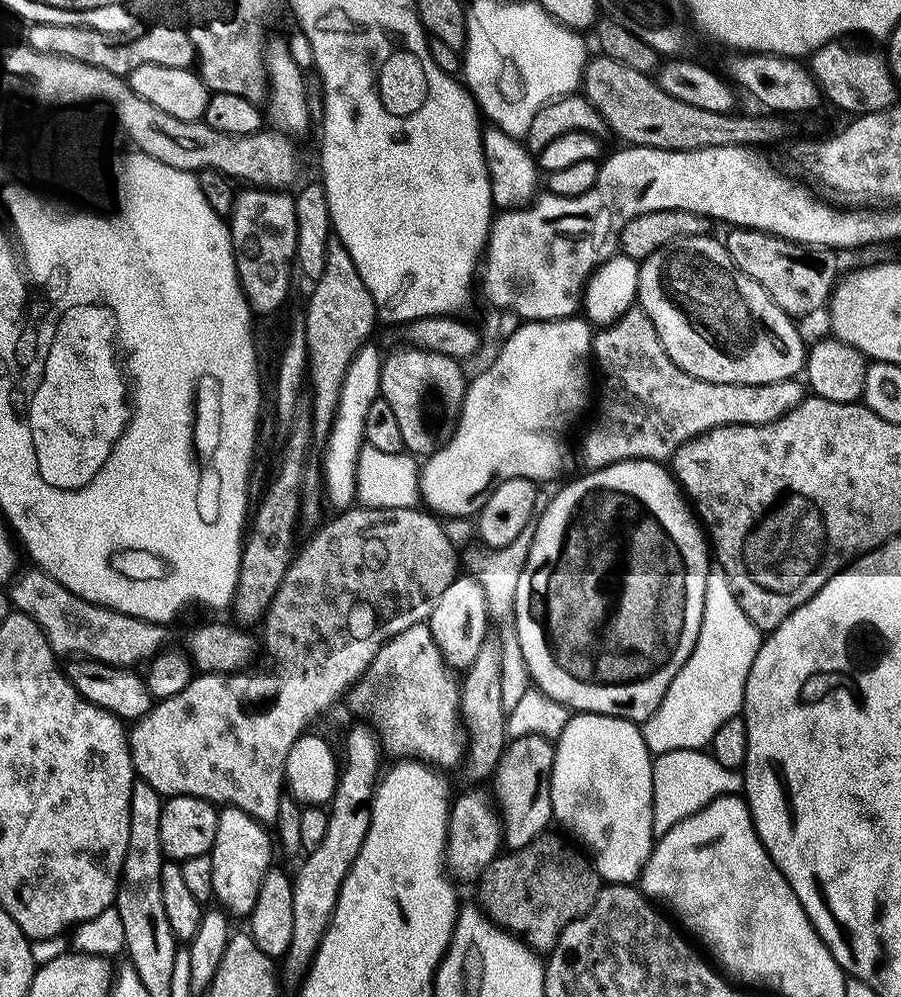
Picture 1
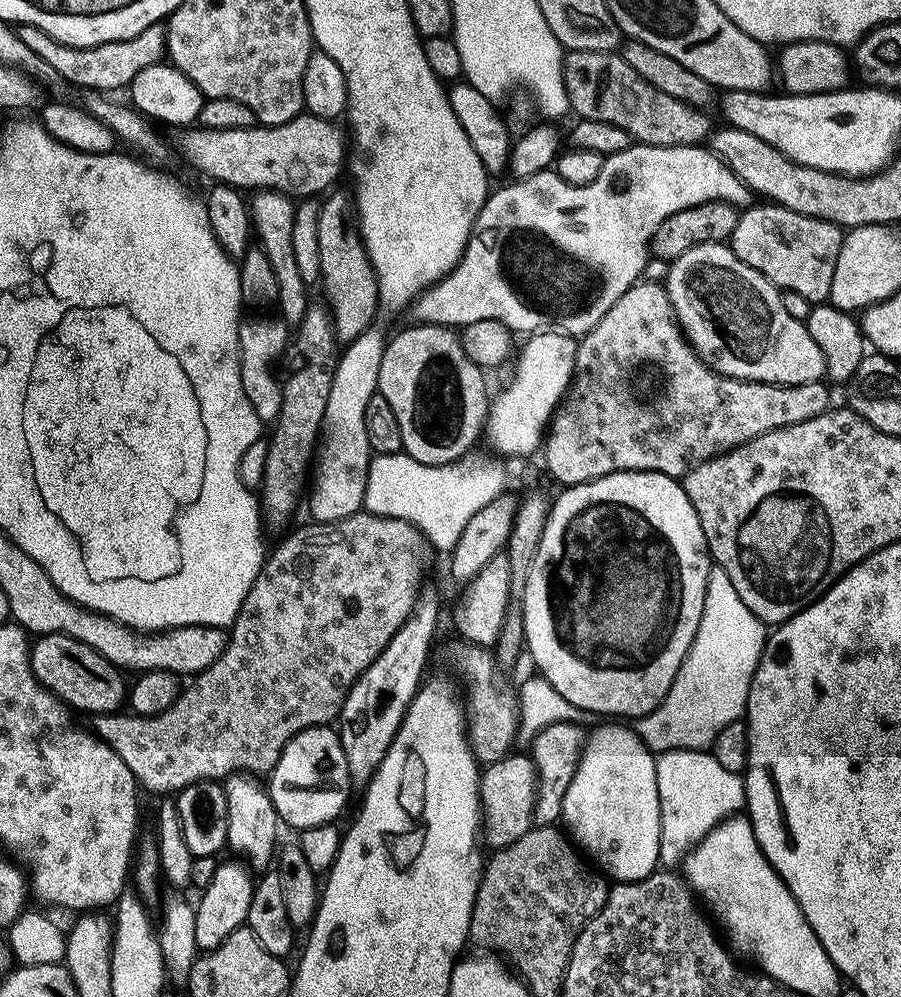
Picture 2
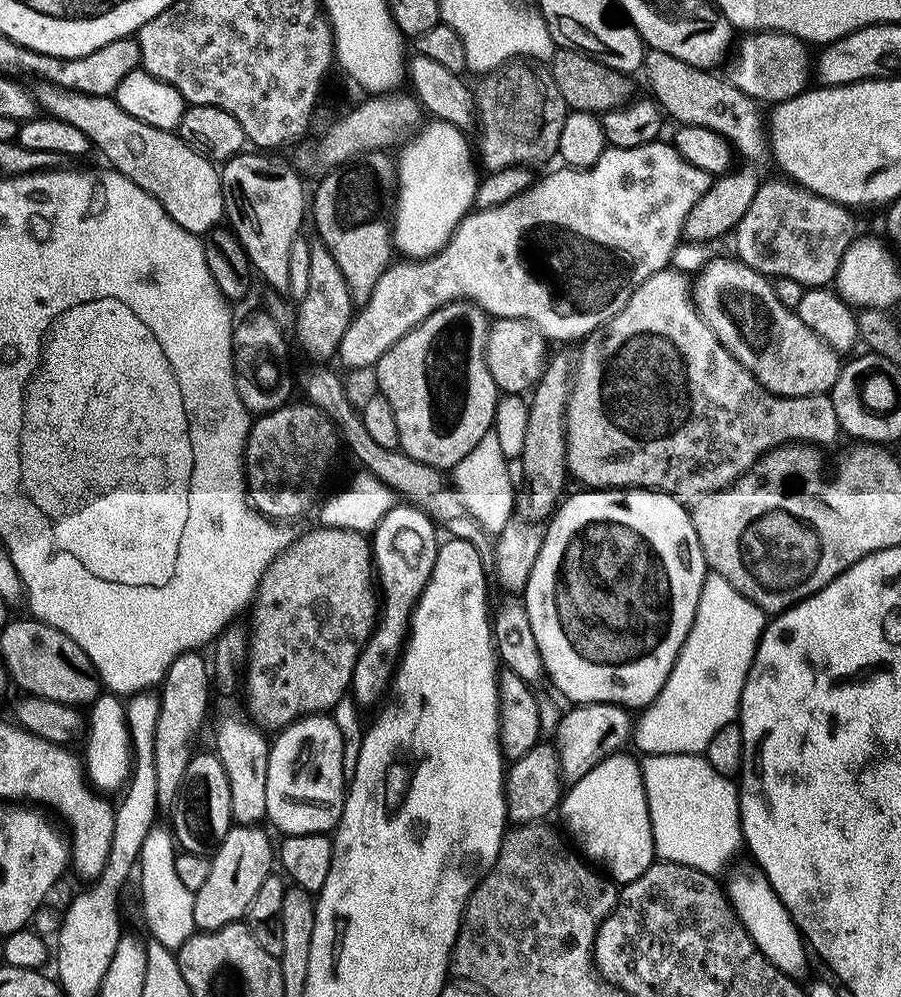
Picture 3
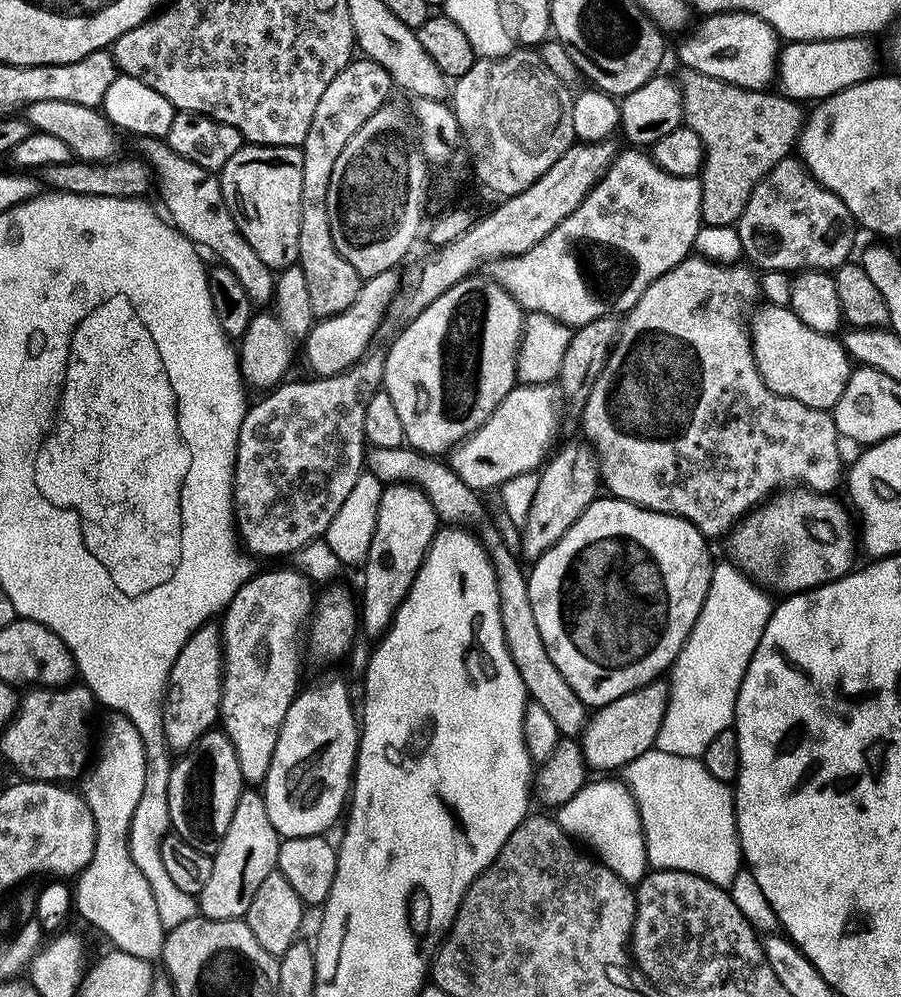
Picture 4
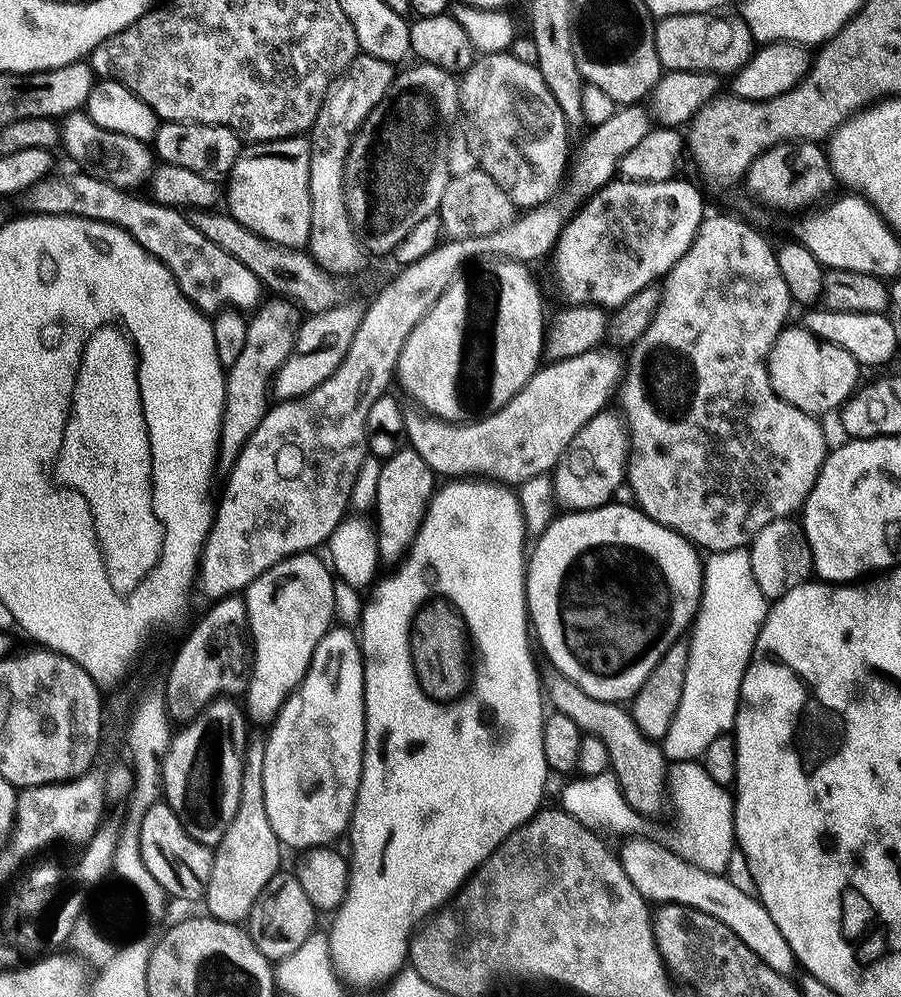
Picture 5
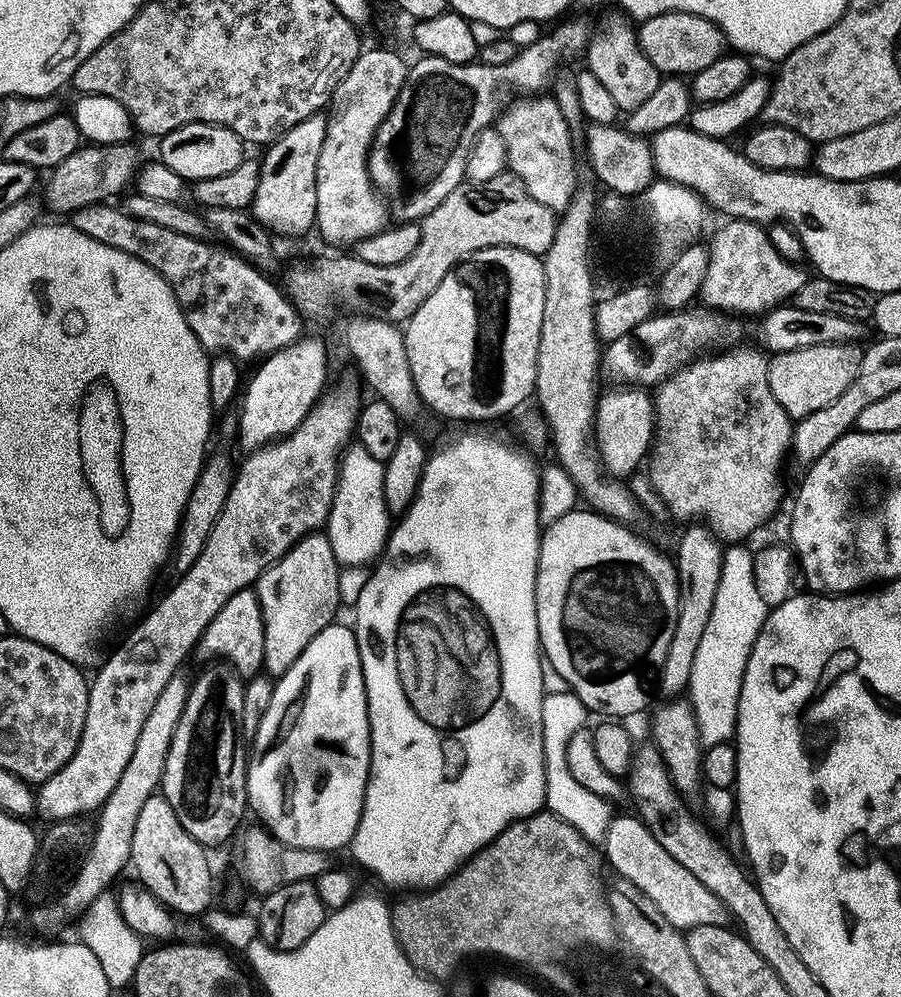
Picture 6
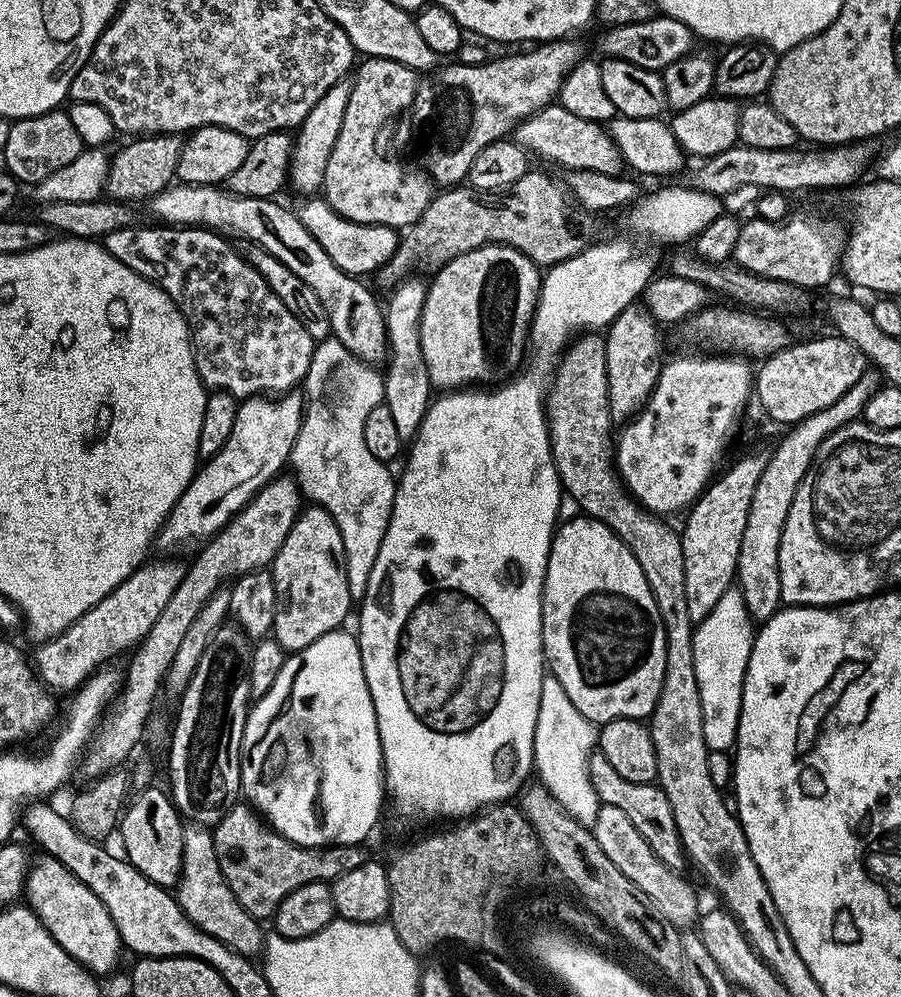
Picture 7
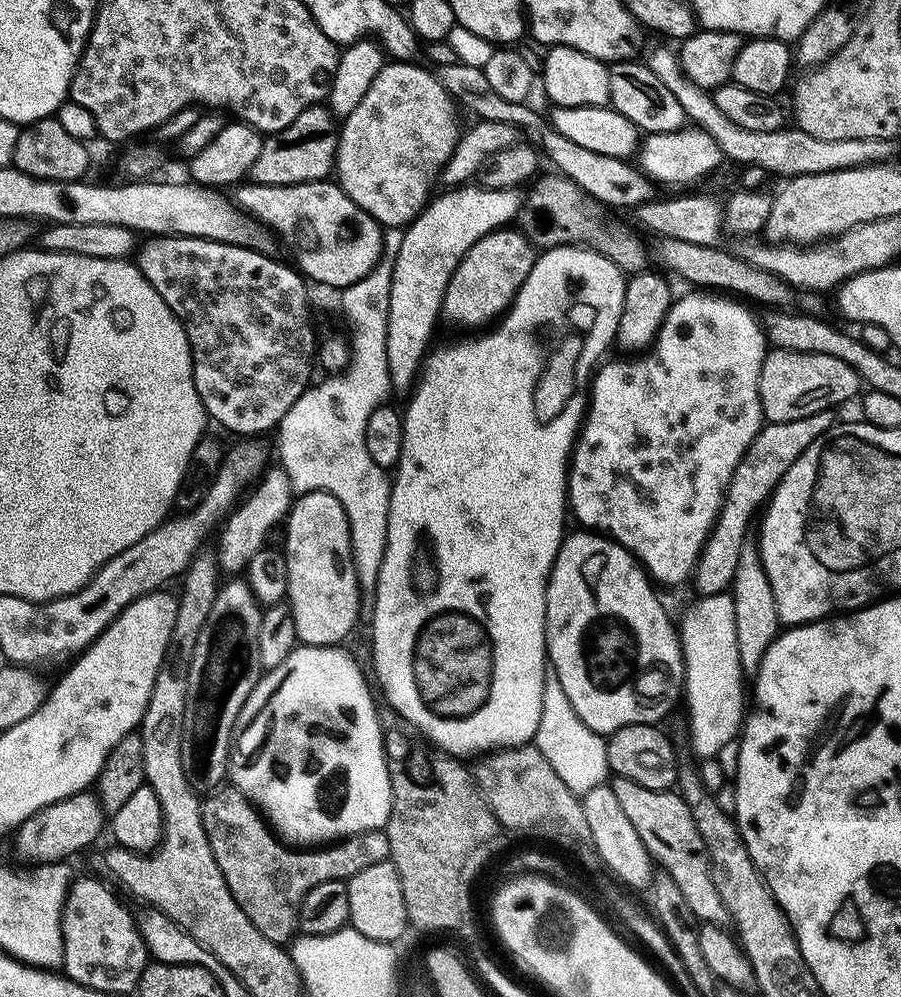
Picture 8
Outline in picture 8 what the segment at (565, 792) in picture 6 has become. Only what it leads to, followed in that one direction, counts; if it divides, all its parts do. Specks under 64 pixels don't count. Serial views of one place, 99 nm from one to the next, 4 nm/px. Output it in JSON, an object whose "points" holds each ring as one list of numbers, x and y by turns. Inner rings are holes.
{"points":[[555,672,544,673,544,689,542,690,542,718,538,722,534,745,546,756,547,762,553,766,559,778,565,782,569,790,583,794,589,788,597,787,596,771,602,768,602,753,606,748,606,740,601,733,590,730,582,718,570,706,566,698,566,690,562,690,562,682,558,682]]}

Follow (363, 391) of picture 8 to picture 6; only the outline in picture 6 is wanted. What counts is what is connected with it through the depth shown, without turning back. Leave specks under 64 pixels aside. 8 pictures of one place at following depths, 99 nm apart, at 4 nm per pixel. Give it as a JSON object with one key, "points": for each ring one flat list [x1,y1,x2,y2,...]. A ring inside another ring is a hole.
{"points":[[359,444,351,445,341,457,334,502,324,527,335,558,346,568,360,568,382,553,392,529,392,516,385,500,384,463,371,457]]}

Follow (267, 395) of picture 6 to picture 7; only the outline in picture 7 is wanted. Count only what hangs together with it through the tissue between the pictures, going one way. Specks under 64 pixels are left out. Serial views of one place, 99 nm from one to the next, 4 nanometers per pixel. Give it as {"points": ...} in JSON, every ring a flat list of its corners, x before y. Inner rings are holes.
{"points":[[296,390,279,398,258,395,243,401,237,407,234,430,230,438,226,438,226,446,209,457,188,483,188,489,178,498,158,533,158,544,164,548,176,548,195,536,204,542,222,531,261,488,285,471,303,422,304,408,305,397]]}

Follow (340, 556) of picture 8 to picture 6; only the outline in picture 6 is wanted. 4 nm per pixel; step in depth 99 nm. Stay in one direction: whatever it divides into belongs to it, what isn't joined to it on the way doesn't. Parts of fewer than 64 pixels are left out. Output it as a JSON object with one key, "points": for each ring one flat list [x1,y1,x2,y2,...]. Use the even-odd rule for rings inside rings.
{"points":[[309,534,303,536,289,552,285,552,281,560,271,564,256,581,254,591,262,606,262,618,266,630,266,654,264,655,263,671,269,672,272,677,257,674,245,683,244,697,242,698,242,734,245,741,255,741,262,716,266,714,266,710,270,706,270,698,276,689,273,678,279,678,286,670,290,670,290,666,296,661,298,654,302,654,302,650,306,650,306,646,314,638,314,634,318,634,327,624,331,624,337,619,336,611,341,611,342,608,339,596,341,571,342,565,336,560,327,536]]}

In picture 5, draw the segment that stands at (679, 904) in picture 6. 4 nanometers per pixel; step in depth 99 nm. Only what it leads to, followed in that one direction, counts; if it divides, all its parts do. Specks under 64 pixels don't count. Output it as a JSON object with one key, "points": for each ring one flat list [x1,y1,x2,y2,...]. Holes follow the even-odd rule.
{"points":[[628,840,618,848,618,855,630,882,634,882,645,900,657,905,681,904,702,910,720,922,726,922,726,926,730,926,730,930,734,930,734,934,738,934,738,938,742,938,742,942,746,942,746,946,750,946,750,950,754,950,754,954,758,954,770,970,787,977,793,975,792,971,797,971,796,956,790,950,790,942,782,938,782,930,778,930,778,926,767,918,752,920,753,893,743,892,734,881,727,880,727,875,699,869,683,860,670,847,655,844,652,840]]}

